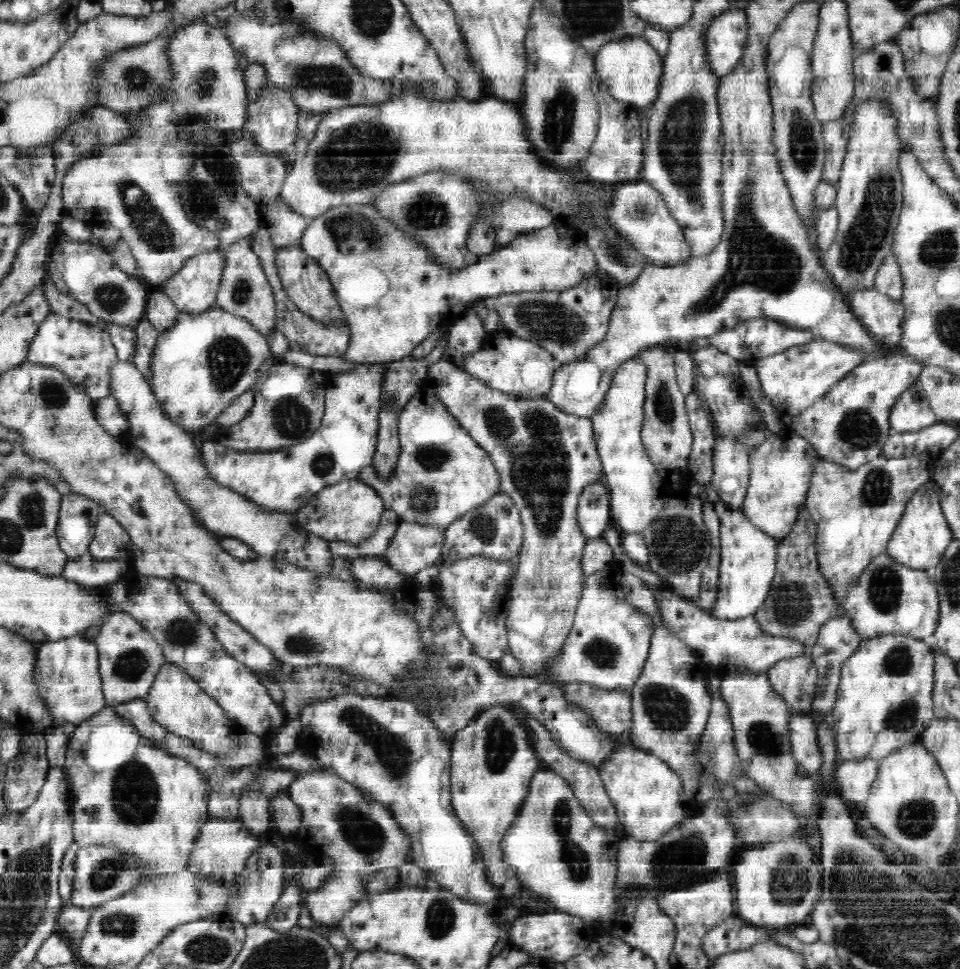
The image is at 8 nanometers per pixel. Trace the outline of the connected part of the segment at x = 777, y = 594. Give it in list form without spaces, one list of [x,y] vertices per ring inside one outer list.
[[[802,518],[800,524],[793,525],[792,532],[777,548],[778,562],[770,594],[754,616],[766,633],[800,640],[811,648],[817,641],[822,624],[839,613],[839,608],[829,584],[817,567],[815,539],[818,526],[808,518]]]

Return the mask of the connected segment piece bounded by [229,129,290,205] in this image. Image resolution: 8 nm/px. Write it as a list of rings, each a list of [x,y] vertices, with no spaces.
[[[240,129],[233,136],[235,140],[232,140],[229,146],[244,190],[259,205],[271,203],[280,194],[290,164],[282,156],[271,156],[270,153],[264,152],[263,148],[254,143],[254,138],[247,129]]]

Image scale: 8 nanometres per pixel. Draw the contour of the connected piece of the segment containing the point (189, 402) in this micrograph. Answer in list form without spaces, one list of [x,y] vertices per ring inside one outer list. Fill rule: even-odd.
[[[214,306],[208,311],[199,313],[198,315],[181,313],[180,316],[178,316],[178,320],[176,320],[176,324],[174,324],[172,328],[168,328],[168,330],[161,333],[152,353],[150,363],[151,377],[148,381],[152,388],[152,393],[154,393],[154,397],[158,399],[158,403],[160,403],[164,414],[170,420],[180,425],[186,432],[190,433],[200,431],[202,428],[210,426],[210,424],[212,424],[214,420],[216,421],[216,418],[220,416],[220,412],[224,412],[224,408],[228,408],[229,404],[232,404],[238,396],[253,391],[257,382],[268,372],[268,369],[272,367],[276,361],[277,359],[270,353],[267,338],[256,331],[256,326],[248,323],[243,317],[238,317],[234,313],[228,313],[224,308]]]

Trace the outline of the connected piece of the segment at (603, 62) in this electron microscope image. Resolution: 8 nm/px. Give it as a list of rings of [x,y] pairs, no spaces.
[[[636,36],[603,44],[600,51],[592,56],[595,74],[607,85],[608,92],[616,100],[632,103],[638,107],[650,107],[659,95],[663,74],[663,58],[646,40]]]

